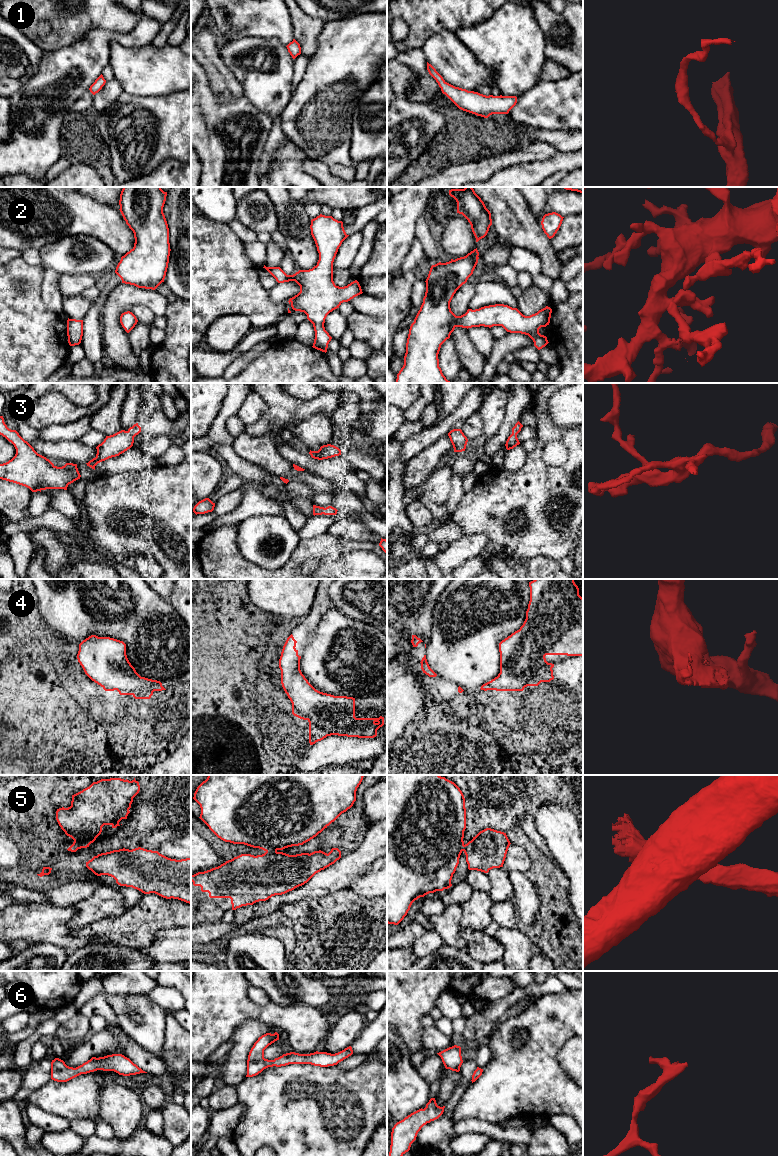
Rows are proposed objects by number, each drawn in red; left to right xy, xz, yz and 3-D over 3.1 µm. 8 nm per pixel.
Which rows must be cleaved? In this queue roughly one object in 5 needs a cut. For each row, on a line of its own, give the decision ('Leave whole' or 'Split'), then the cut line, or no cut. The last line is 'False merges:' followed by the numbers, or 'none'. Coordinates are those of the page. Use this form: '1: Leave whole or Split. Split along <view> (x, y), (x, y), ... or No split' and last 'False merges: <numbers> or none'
1: Leave whole. No split
2: Leave whole. No split
3: Leave whole. No split
4: Leave whole. No split
5: Split. Split along xz (266, 850), (276, 851)
6: Leave whole. No split
False merges: 5

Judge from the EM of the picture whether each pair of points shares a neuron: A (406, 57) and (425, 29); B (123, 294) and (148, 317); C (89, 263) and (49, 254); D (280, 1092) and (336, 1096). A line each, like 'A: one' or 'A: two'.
A: two
B: two
C: one
D: one

